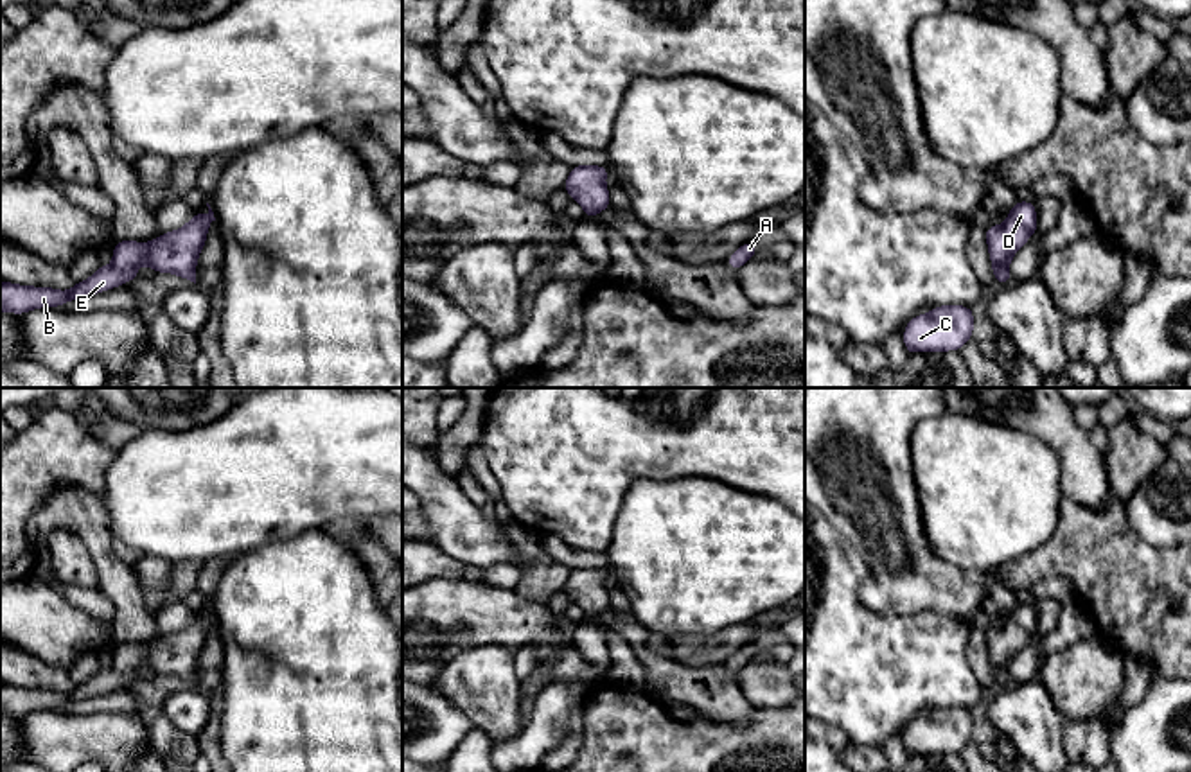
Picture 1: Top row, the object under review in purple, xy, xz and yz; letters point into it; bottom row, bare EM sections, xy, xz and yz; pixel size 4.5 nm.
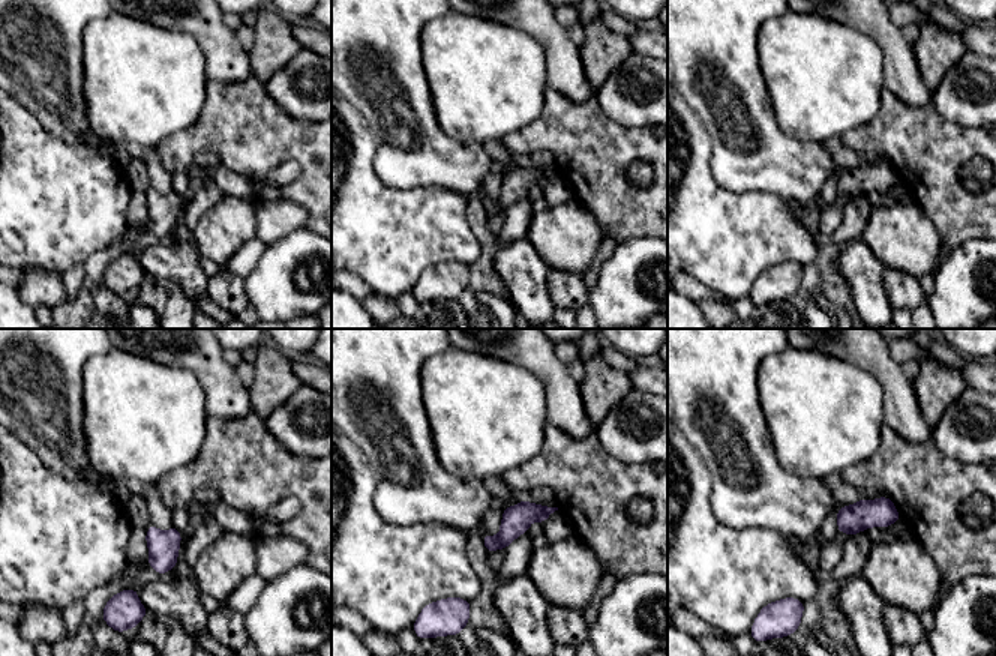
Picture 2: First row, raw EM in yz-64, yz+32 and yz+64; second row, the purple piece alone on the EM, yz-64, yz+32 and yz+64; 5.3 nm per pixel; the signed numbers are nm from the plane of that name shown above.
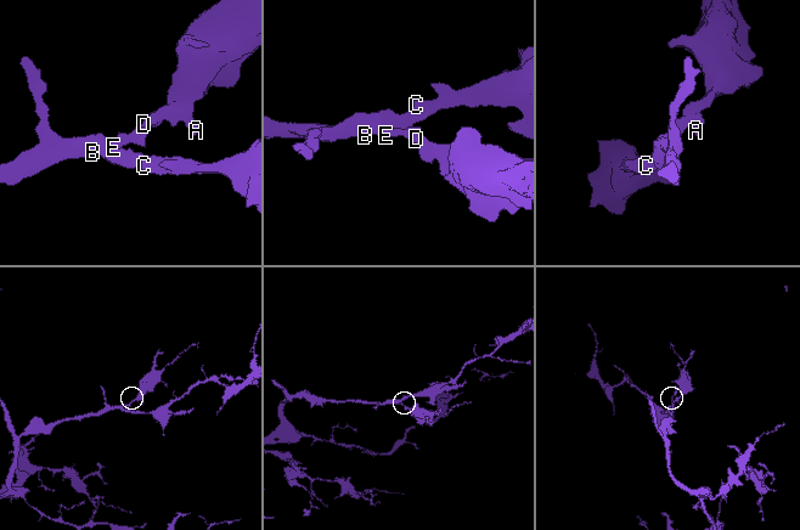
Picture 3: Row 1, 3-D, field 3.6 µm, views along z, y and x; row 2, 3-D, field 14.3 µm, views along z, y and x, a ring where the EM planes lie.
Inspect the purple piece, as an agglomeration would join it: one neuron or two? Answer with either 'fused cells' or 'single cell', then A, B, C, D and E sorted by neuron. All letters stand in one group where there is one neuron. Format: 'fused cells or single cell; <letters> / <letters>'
single cell; A B C D E

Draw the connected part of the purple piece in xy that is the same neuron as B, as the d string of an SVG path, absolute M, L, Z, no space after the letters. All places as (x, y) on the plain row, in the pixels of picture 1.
M210 607L208 614L199 614L174 634L158 637L151 645L119 643L113 650L110 668L99 671L84 684L75 684L72 691L20 688L0 684L0 716L25 716L40 709L59 709L70 702L110 693L137 680L140 668L147 666L156 675L172 675L196 686L196 666L207 645L207 634L216 623Z

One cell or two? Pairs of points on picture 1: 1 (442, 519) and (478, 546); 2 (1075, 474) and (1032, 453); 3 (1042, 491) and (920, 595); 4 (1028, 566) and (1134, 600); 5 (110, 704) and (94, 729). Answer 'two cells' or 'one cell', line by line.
1: one cell
2: two cells
3: two cells
4: one cell
5: two cells

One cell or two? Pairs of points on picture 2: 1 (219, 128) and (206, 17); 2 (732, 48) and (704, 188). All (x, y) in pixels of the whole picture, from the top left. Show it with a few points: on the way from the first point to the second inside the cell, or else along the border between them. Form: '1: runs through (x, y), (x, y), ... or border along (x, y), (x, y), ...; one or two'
1: border along (248, 75), (240, 81), (209, 81); two
2: border along (698, 116), (711, 140), (711, 174), (719, 183); two

